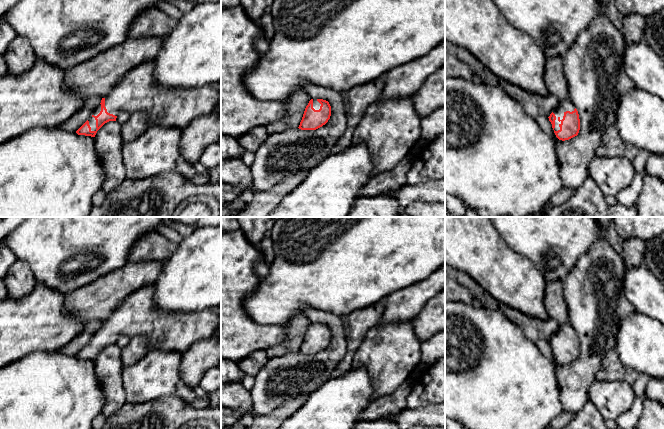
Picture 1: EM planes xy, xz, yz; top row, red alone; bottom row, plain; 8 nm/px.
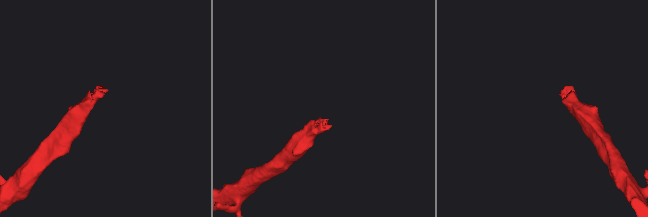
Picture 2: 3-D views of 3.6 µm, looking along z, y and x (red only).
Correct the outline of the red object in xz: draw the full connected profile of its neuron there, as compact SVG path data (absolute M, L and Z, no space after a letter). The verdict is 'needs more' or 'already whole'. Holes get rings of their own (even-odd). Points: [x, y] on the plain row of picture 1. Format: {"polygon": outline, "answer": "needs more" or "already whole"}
{"polygon": "M311 323L299 349L301 354L316 354L325 349L331 340L331 330L323 323Z", "answer": "needs more"}

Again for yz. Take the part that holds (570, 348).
{"polygon": "M569 322L560 324L559 329L548 342L559 364L569 364L578 359L580 354L579 338Z", "answer": "needs more"}

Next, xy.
{"polygon": "M147 285L128 295L106 318L89 343L76 355L78 359L95 361L97 355L107 346L116 345L121 336L146 336L150 349L164 352L184 353L191 345L212 337L221 323L221 305L198 312L162 312L154 303L154 285Z", "answer": "needs more"}

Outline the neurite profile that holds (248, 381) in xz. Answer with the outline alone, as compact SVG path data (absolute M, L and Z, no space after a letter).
M244 375L242 379L242 384L245 389L250 391L255 384L255 376Z

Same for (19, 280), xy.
M16 260L10 266L3 281L12 298L21 298L30 294L36 283L29 264L21 260Z

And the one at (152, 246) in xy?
M158 232L142 235L133 245L127 262L164 261L177 249L178 244L169 241Z

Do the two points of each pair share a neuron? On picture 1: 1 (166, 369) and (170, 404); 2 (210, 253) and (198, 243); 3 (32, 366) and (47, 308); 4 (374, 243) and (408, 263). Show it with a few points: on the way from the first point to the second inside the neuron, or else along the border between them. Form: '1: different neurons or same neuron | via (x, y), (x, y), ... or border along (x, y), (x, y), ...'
1: different neurons | border along (146, 401), (163, 396), (177, 396), (190, 403)
2: same neuron | via (207, 252), (201, 246)
3: different neurons | border along (59, 349), (37, 350), (15, 362)
4: same neuron | via (382, 243), (388, 243), (400, 255)

